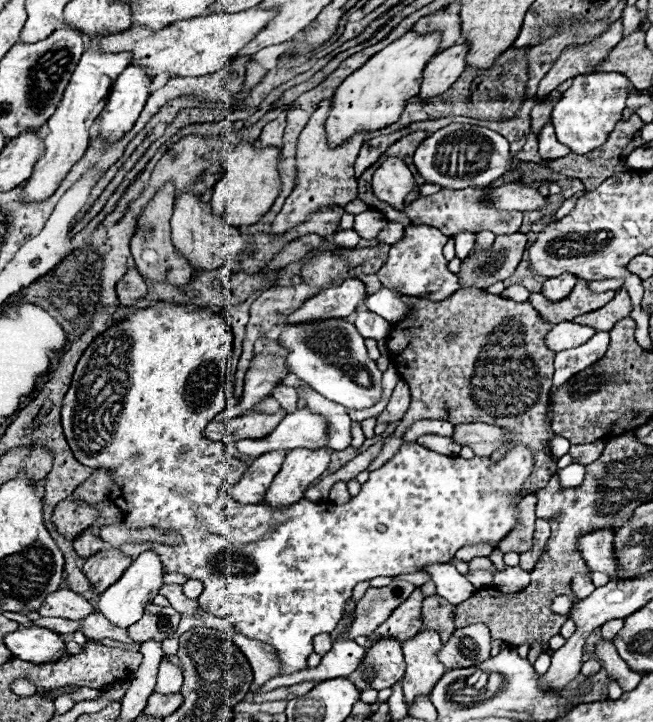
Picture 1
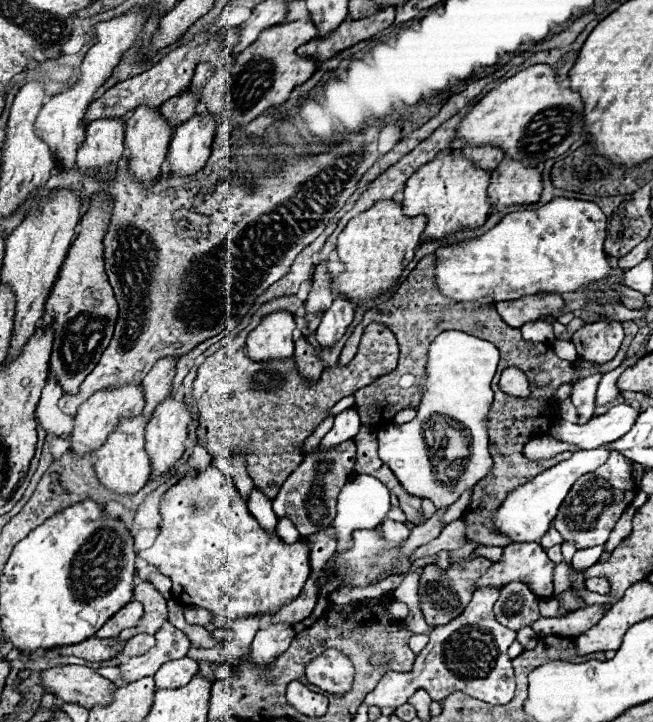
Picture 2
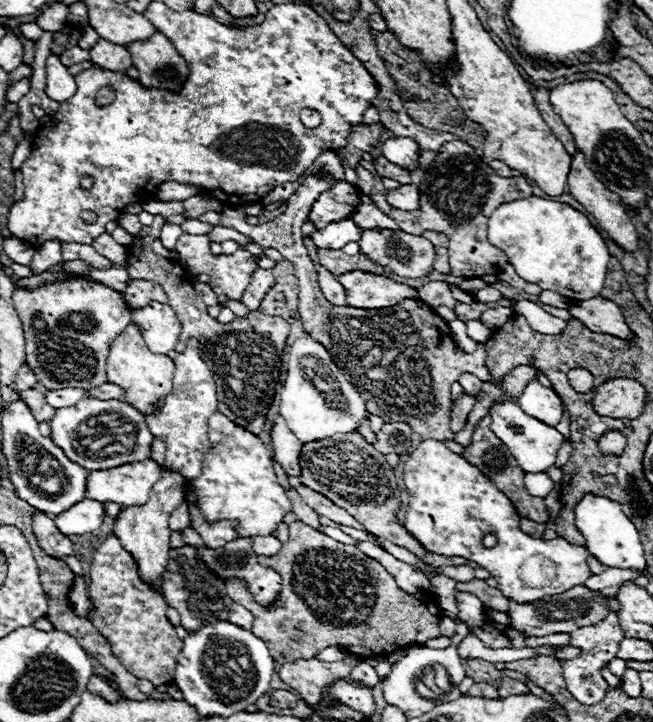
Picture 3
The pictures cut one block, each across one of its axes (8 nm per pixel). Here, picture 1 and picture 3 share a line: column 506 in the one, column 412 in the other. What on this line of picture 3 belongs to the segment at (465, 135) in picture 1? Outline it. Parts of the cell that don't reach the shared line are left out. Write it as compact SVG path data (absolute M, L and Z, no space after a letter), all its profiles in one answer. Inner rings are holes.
M388 138L382 144L382 156L410 172L418 168L418 144L410 138Z

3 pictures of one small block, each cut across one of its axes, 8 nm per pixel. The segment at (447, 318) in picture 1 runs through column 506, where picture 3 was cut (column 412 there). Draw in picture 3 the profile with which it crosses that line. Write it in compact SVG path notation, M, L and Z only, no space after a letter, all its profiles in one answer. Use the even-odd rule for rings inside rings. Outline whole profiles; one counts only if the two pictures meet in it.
M310 174L304 178L300 188L288 198L286 210L274 220L252 226L244 222L240 208L226 208L220 220L220 226L234 228L236 232L250 236L262 248L276 248L284 258L288 258L298 276L298 314L302 328L322 342L330 352L334 364L350 374L350 382L366 402L366 410L384 420L404 420L410 424L412 432L418 438L438 438L452 440L454 432L450 430L450 384L458 380L462 372L472 372L482 380L488 380L490 374L484 366L484 344L478 344L474 354L464 354L456 350L452 332L448 324L434 314L430 306L420 300L402 300L392 308L352 308L352 306L334 306L330 304L316 282L314 264L302 244L302 224L308 218L308 212L314 200L334 184L330 174L318 176Z

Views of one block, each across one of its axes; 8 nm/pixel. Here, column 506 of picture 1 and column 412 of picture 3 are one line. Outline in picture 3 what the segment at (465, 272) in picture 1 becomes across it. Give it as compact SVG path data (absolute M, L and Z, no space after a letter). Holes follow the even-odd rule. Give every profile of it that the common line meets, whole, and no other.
M386 228L364 230L360 236L360 250L372 260L388 266L394 274L406 278L426 276L432 270L432 262L434 262L434 246L426 238L412 236L402 230L386 230Z

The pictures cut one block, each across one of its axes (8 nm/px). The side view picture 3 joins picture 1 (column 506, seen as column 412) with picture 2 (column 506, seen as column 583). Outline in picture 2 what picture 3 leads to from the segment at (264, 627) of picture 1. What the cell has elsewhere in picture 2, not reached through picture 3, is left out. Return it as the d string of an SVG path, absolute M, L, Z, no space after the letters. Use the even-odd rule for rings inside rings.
M508 544L498 562L476 580L476 588L500 588L510 582L526 582L538 596L550 598L554 562L540 544Z

